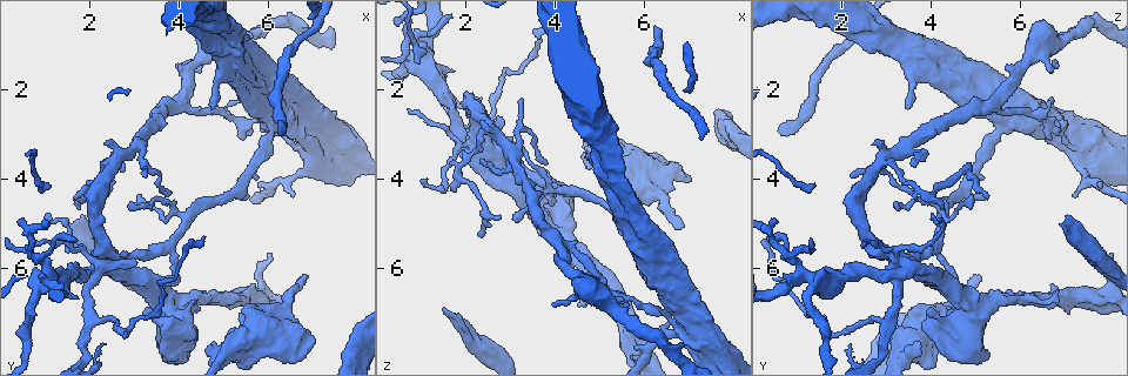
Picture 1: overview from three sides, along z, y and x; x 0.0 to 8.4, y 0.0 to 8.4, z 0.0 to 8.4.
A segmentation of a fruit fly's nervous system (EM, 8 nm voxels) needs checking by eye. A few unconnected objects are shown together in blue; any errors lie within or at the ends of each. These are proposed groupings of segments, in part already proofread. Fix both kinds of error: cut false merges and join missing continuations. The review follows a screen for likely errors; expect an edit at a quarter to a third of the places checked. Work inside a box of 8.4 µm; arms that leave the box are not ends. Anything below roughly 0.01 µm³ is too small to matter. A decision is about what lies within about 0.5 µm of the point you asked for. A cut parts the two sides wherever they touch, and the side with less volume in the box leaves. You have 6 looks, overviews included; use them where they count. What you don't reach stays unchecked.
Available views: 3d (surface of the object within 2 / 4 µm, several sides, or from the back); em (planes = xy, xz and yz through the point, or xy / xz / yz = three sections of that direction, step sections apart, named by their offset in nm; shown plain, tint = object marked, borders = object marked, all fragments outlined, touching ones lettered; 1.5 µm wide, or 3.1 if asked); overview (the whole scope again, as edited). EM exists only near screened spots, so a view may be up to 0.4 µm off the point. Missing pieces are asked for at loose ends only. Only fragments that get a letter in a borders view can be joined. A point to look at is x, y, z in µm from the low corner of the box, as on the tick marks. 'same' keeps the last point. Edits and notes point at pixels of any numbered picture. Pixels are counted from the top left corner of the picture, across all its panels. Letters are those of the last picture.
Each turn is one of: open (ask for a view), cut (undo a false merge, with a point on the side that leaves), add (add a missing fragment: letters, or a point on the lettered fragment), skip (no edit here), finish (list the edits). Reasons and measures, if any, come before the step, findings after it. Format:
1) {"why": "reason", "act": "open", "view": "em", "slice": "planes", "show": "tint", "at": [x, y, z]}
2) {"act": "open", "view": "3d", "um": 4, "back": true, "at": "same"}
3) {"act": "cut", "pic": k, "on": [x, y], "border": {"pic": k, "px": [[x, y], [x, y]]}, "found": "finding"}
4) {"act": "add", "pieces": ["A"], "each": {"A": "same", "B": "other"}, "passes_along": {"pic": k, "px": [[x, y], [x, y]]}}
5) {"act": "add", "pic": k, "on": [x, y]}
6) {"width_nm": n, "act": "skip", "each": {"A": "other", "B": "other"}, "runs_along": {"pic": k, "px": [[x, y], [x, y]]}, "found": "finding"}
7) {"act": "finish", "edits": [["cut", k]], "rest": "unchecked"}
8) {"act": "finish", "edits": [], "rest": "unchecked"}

{"why": "an open end", "act": "open", "view": "em", "slice": "xz", "step": 4, "show": "borders", "at": [6.25, 2.90, 0.60]}

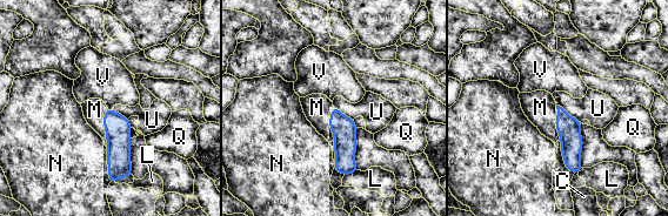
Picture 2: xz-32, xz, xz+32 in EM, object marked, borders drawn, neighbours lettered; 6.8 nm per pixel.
{"act": "open", "view": "em", "slice": "planes", "show": "borders", "at": "same"}

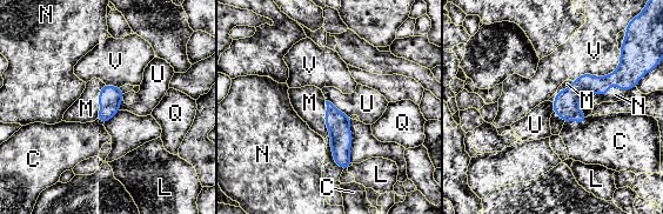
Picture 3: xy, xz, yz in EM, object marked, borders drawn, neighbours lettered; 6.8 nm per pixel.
{"act": "add", "pieces": ["M"], "each": {"C": "other", "L": "other", "M": "same", "N": "other", "Q": "other", "U": "other", "V": "other"}, "found": "the cell continues"}

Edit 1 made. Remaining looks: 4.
{"why": "branch stops here", "act": "open", "view": "3d", "um": 2, "at": [6.90, 6.20, 5.00]}

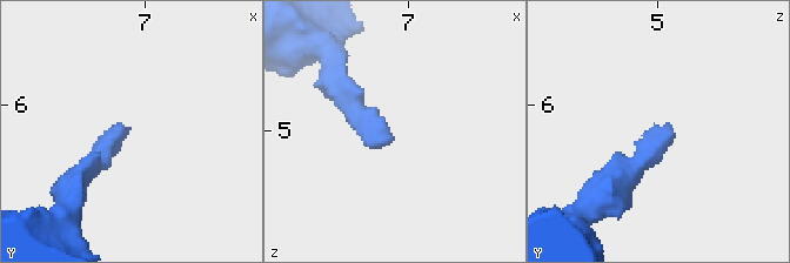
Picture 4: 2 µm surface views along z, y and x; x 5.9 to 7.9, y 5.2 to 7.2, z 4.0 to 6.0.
{"why": "now the EM", "act": "open", "view": "em", "slice": "xy", "step": 8, "show": "borders", "at": [6.90, 6.18, 5.06]}

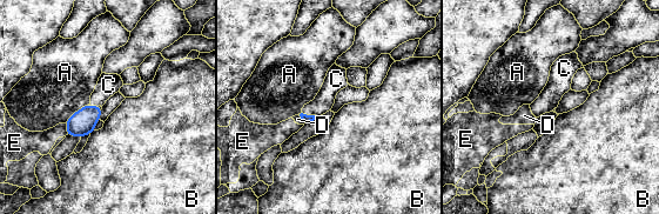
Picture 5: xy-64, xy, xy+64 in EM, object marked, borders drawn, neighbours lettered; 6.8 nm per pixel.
{"why": "another direction", "act": "open", "view": "em", "slice": "xz", "step": 4, "show": "borders", "at": "same"}

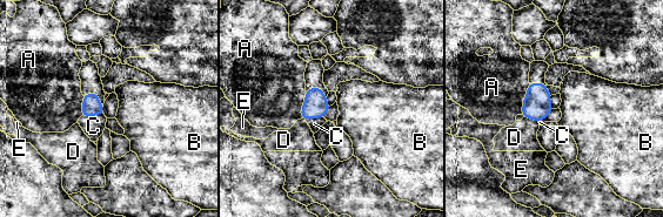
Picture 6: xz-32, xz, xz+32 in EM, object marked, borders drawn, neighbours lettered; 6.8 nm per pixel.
{"act": "add", "pieces": ["C"], "each": {"A": "other", "B": "other", "C": "same", "D": "other", "E": "other"}, "passes_along": {"pic": 6, "px": [[88, 109], [92, 115], [93, 126]]}, "found": "the cell continues"}

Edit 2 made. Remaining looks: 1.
{"act": "finish", "edits": [["add", 3], ["add", 6]], "rest": "unchecked"}

